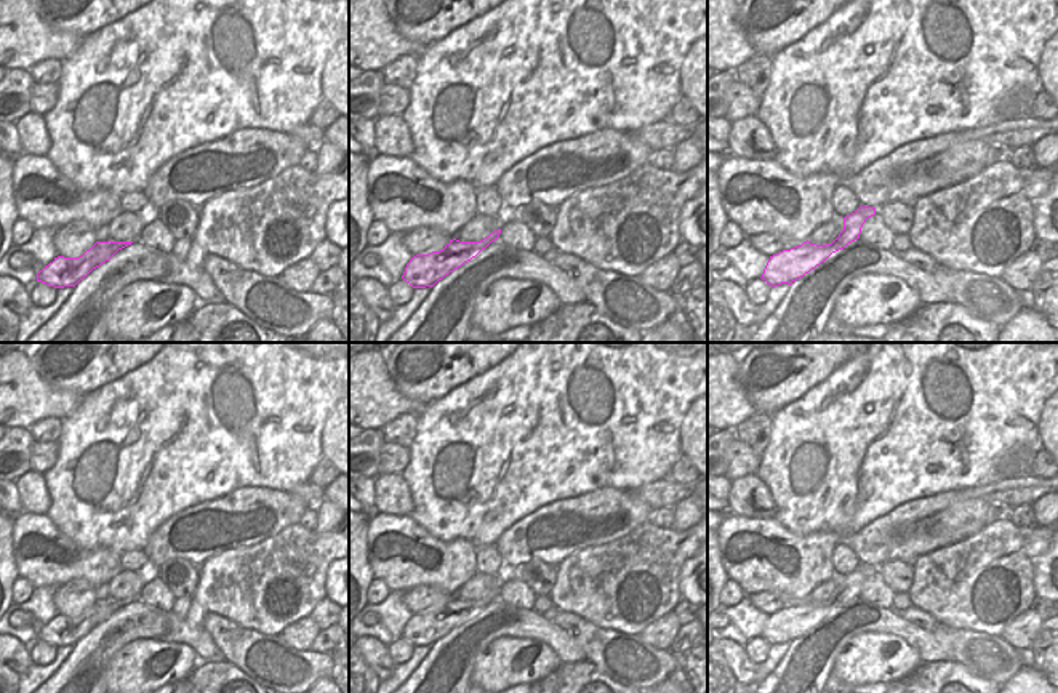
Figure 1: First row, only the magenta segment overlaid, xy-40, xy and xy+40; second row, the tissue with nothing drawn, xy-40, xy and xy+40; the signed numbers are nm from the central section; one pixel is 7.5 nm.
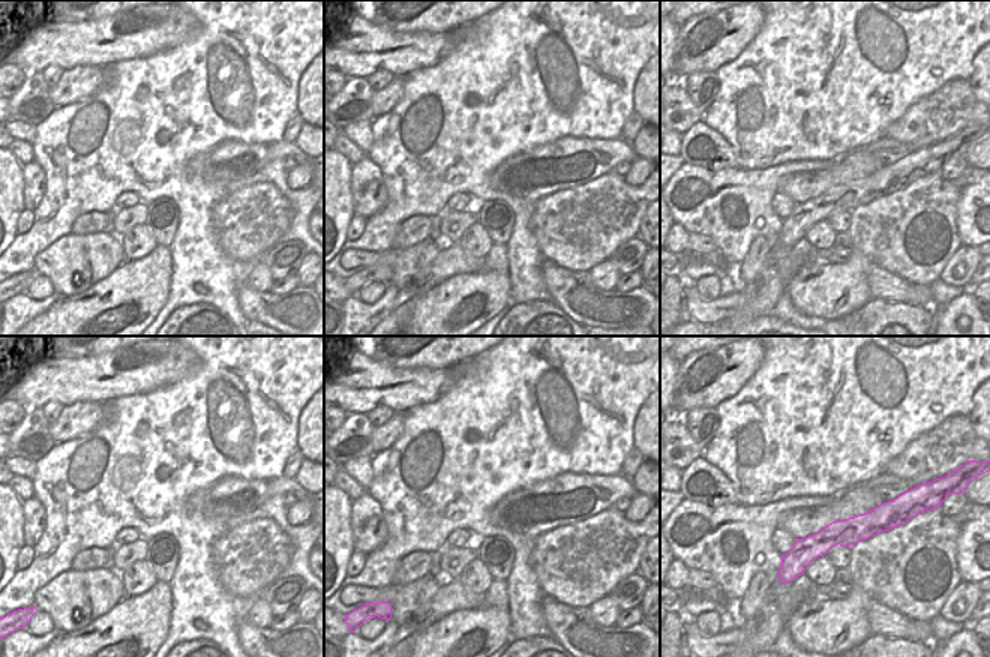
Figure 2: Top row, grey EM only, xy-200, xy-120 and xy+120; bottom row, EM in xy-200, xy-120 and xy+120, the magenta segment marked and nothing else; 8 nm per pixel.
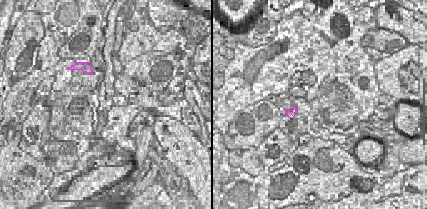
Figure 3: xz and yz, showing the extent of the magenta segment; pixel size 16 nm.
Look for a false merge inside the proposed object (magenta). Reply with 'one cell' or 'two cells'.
one cell

